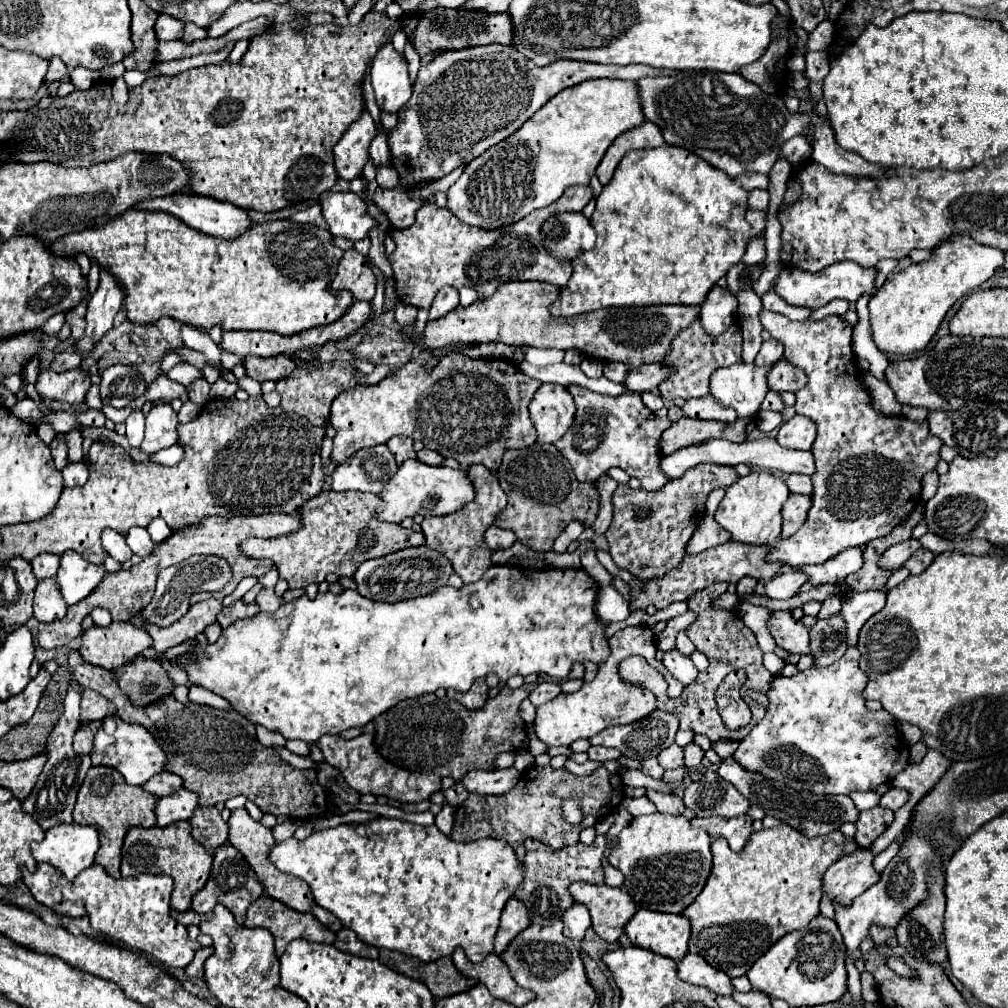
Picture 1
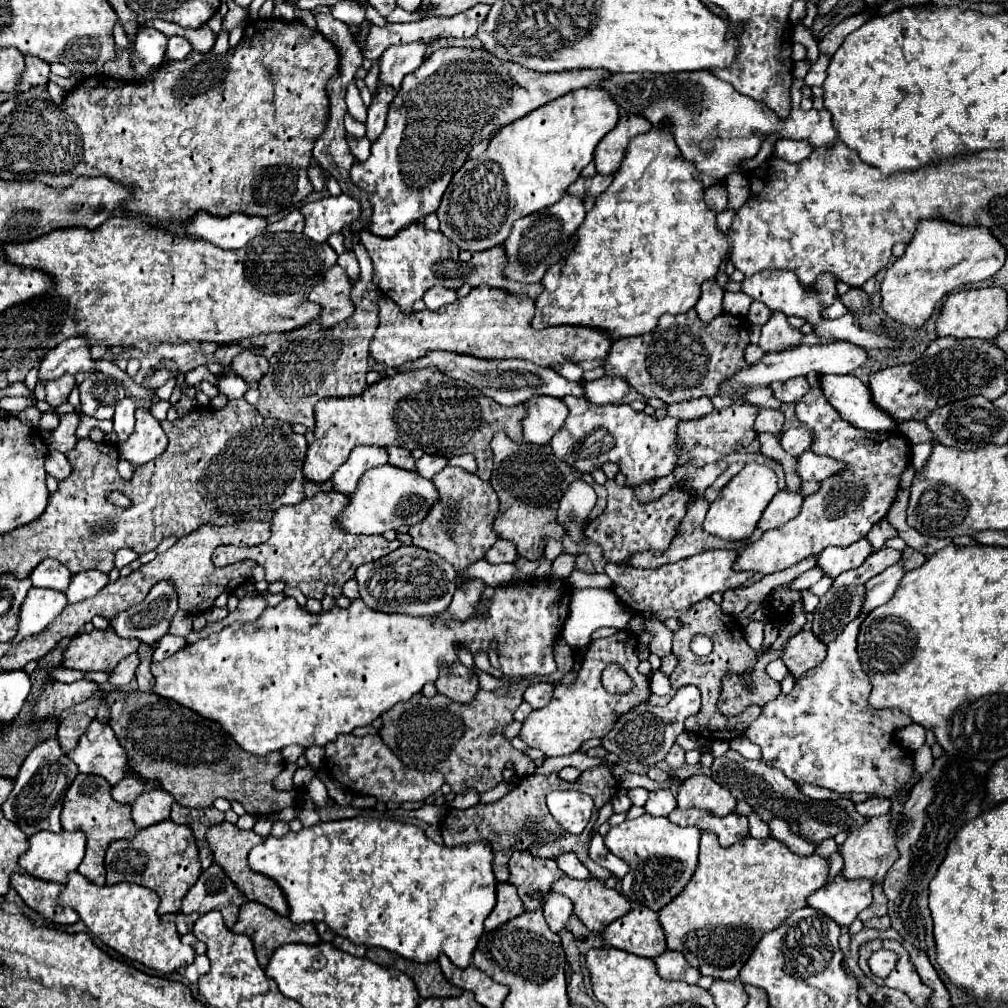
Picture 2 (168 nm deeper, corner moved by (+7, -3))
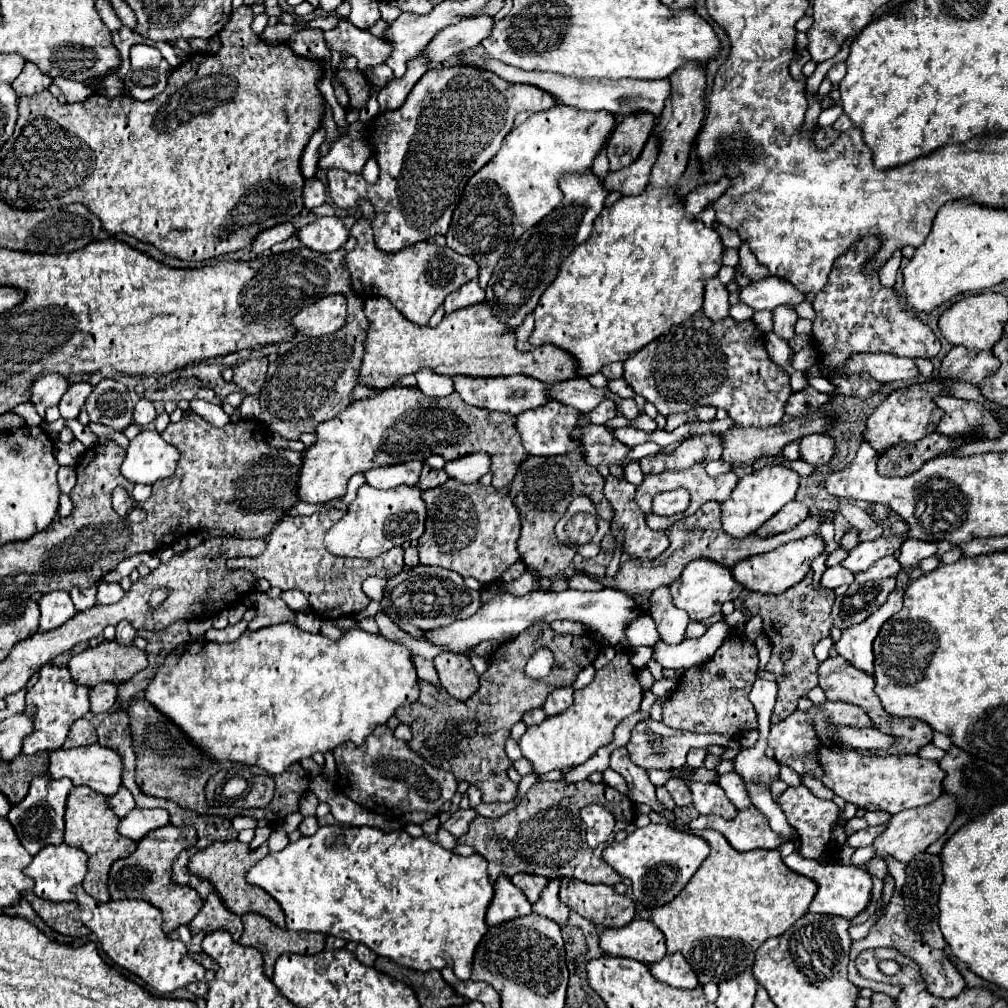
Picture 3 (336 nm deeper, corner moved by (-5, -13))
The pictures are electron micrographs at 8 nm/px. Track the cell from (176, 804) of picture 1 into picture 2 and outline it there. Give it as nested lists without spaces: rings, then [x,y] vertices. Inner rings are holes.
[[[153,790],[149,794],[141,794],[141,798],[133,802],[133,818],[139,828],[159,824],[163,820],[169,820],[173,804],[175,804],[173,794],[165,790]]]

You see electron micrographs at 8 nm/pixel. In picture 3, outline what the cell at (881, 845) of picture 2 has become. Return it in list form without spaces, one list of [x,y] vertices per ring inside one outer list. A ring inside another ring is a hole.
[[[945,792],[935,802],[927,804],[927,806],[917,806],[917,808],[899,812],[897,816],[893,816],[889,820],[887,830],[873,842],[873,848],[875,848],[877,856],[879,858],[893,856],[893,858],[897,858],[901,862],[911,862],[913,856],[925,852],[933,842],[937,842],[947,832],[947,828],[951,826],[951,822],[957,816],[957,810],[959,810],[957,798],[953,794]]]

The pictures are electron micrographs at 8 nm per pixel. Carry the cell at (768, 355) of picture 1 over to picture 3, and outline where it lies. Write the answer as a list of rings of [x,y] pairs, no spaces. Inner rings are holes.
[[[777,306],[773,310],[773,332],[783,338],[783,340],[791,340],[793,338],[793,328],[797,322],[797,312],[793,310],[793,306]]]

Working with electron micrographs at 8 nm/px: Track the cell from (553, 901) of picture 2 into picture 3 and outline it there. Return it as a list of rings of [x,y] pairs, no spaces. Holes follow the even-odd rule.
[[[551,880],[551,882],[543,888],[539,900],[533,904],[533,912],[535,912],[535,914],[541,914],[541,916],[545,916],[545,918],[555,920],[559,926],[565,926],[571,908],[565,906],[565,904],[559,900],[559,896],[557,896],[557,892],[559,892],[559,882],[561,882],[561,880]]]

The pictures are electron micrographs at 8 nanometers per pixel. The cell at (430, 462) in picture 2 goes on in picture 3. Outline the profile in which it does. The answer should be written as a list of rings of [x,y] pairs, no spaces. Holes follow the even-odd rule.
[[[473,452],[459,460],[451,460],[445,464],[445,472],[449,472],[451,478],[461,482],[477,482],[483,474],[489,472],[491,460],[485,452]]]

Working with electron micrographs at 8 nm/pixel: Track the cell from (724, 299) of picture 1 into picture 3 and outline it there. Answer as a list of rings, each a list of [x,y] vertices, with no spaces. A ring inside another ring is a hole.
[[[709,278],[705,282],[705,300],[703,300],[703,310],[705,316],[711,320],[723,320],[729,316],[729,292],[727,288],[719,282],[719,278]]]

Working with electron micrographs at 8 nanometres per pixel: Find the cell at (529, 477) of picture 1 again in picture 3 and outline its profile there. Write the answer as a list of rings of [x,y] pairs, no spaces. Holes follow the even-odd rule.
[[[575,448],[565,456],[547,456],[547,458],[529,456],[525,464],[521,464],[515,480],[511,482],[511,494],[509,494],[521,516],[521,536],[519,536],[521,560],[527,566],[535,568],[543,578],[551,580],[561,570],[565,570],[571,564],[575,552],[557,540],[553,526],[577,496],[589,496],[595,504],[597,516],[603,520],[611,520],[613,508],[607,504],[603,496],[603,486],[605,478],[597,472],[597,468],[585,462],[581,448]]]

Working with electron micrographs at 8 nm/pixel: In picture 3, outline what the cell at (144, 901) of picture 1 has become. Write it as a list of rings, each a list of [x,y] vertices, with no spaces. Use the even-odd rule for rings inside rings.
[[[77,888],[75,896],[79,904],[79,920],[99,938],[103,952],[121,968],[137,974],[159,994],[173,992],[191,982],[203,980],[205,968],[187,958],[187,948],[181,940],[173,940],[161,930],[161,912],[149,906],[149,902],[111,900],[103,904],[99,900],[93,900],[93,896],[89,896],[83,888]]]

